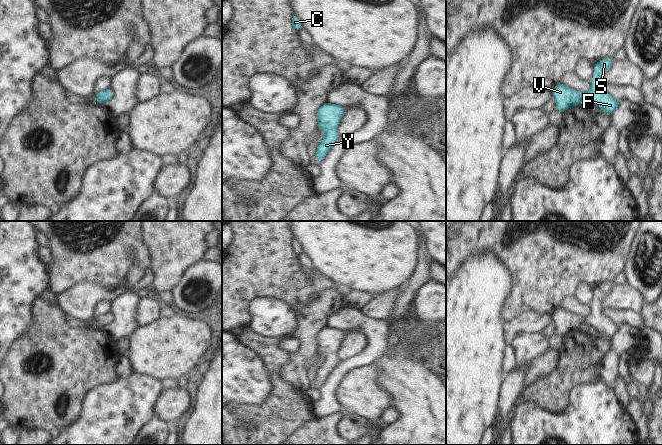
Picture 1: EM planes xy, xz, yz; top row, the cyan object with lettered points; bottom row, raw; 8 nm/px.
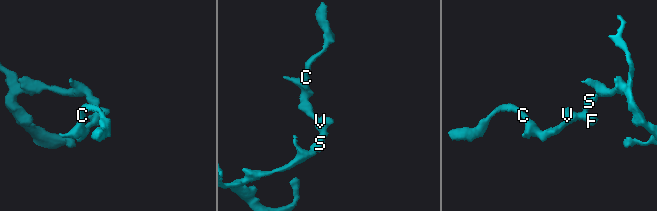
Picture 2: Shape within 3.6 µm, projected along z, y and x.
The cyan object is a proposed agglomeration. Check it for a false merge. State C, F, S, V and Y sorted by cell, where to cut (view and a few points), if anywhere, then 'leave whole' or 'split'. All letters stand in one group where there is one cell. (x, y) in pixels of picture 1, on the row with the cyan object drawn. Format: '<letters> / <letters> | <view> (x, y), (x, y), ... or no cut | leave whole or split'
C F S V Y | no cut | leave whole

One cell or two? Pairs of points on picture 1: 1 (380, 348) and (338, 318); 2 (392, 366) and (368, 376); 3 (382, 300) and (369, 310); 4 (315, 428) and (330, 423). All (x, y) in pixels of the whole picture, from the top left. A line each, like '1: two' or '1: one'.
1: one
2: two
3: one
4: one

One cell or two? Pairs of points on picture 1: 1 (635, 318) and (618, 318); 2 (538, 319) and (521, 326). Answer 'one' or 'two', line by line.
1: one
2: one

